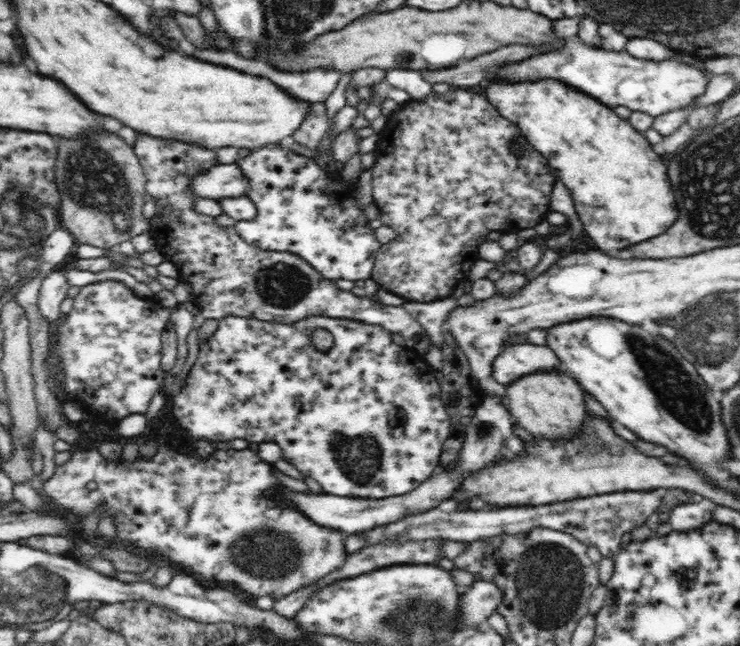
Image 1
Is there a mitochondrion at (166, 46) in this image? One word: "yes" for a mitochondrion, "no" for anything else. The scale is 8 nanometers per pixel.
no

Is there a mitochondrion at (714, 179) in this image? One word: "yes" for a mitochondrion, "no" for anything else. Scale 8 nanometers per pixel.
yes

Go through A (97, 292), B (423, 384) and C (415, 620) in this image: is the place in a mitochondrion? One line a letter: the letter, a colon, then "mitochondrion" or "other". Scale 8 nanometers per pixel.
A: other
B: other
C: mitochondrion

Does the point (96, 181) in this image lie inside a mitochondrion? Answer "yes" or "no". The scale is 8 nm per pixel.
yes

